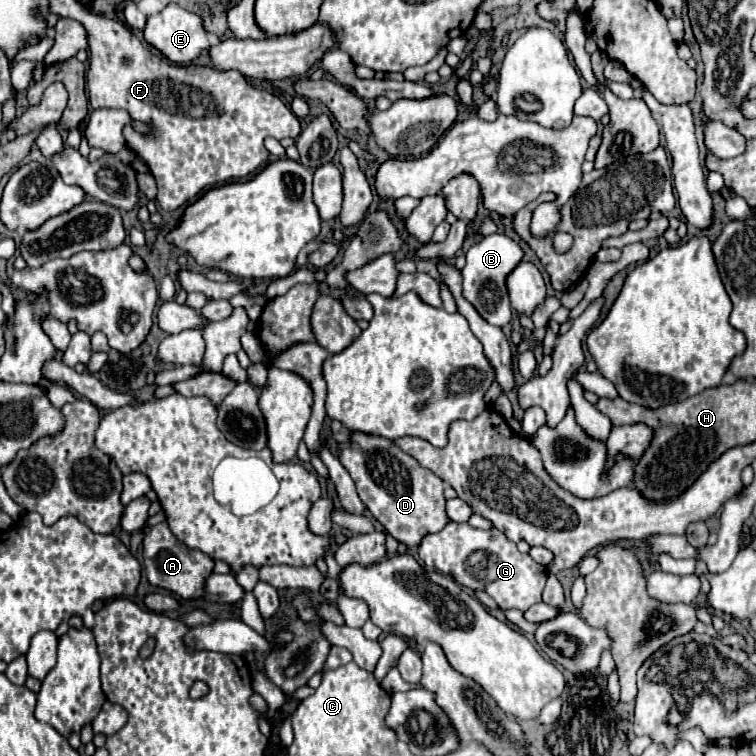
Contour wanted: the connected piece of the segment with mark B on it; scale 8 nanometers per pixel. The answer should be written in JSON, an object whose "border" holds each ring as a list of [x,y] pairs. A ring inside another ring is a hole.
{"border":[[[489,234],[489,236],[481,238],[477,244],[473,244],[467,250],[465,258],[467,258],[467,264],[461,270],[461,274],[463,274],[463,298],[475,306],[475,310],[483,316],[483,320],[487,320],[493,326],[505,328],[513,318],[511,304],[507,298],[507,288],[505,288],[505,276],[523,258],[523,250],[511,238],[507,238],[503,234]]]}

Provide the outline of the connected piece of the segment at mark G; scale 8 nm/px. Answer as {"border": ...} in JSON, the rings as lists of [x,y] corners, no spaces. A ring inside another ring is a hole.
{"border":[[[449,522],[443,530],[423,536],[419,544],[419,556],[425,566],[435,568],[455,578],[455,582],[469,590],[485,590],[501,610],[527,610],[541,602],[541,592],[547,580],[547,568],[535,562],[529,554],[521,554],[517,544],[507,540],[497,528],[479,530],[469,524]]]}

